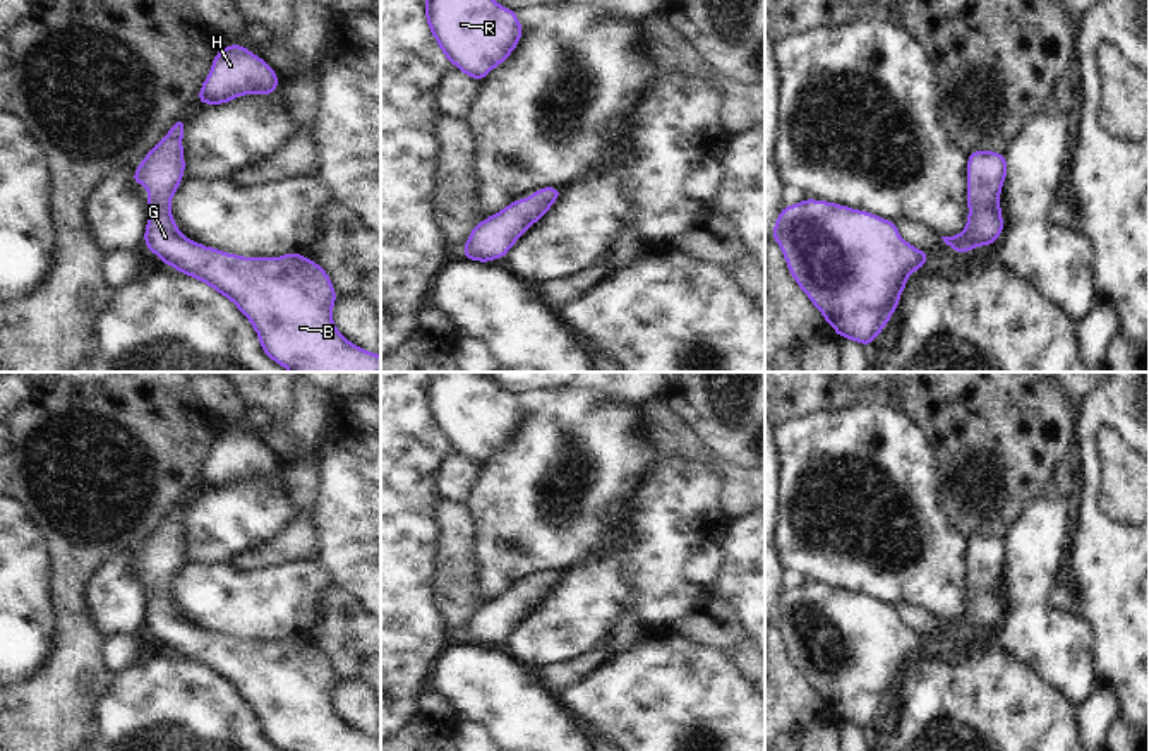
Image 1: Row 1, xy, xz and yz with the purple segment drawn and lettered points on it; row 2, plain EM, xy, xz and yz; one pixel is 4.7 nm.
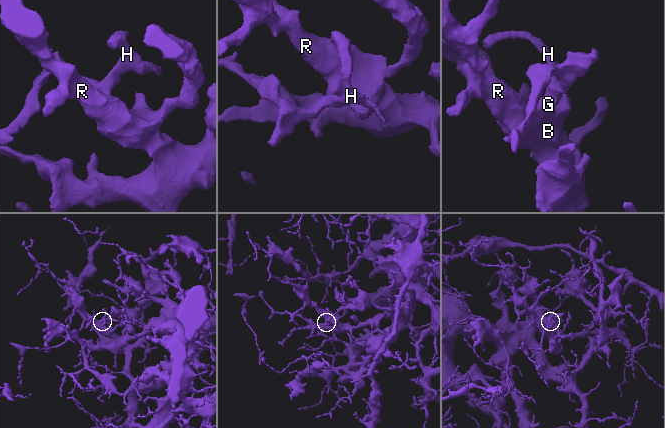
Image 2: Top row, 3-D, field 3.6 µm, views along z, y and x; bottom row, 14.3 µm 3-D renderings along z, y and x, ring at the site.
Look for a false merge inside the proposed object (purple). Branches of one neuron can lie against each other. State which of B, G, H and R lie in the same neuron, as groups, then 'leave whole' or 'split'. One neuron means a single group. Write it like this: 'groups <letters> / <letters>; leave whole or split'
groups B G H R; leave whole

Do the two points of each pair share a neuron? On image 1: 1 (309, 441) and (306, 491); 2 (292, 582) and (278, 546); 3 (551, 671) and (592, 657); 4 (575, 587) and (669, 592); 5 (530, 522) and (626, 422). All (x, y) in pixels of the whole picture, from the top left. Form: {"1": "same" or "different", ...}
{"1": "same", "2": "different", "3": "same", "4": "same", "5": "same"}

